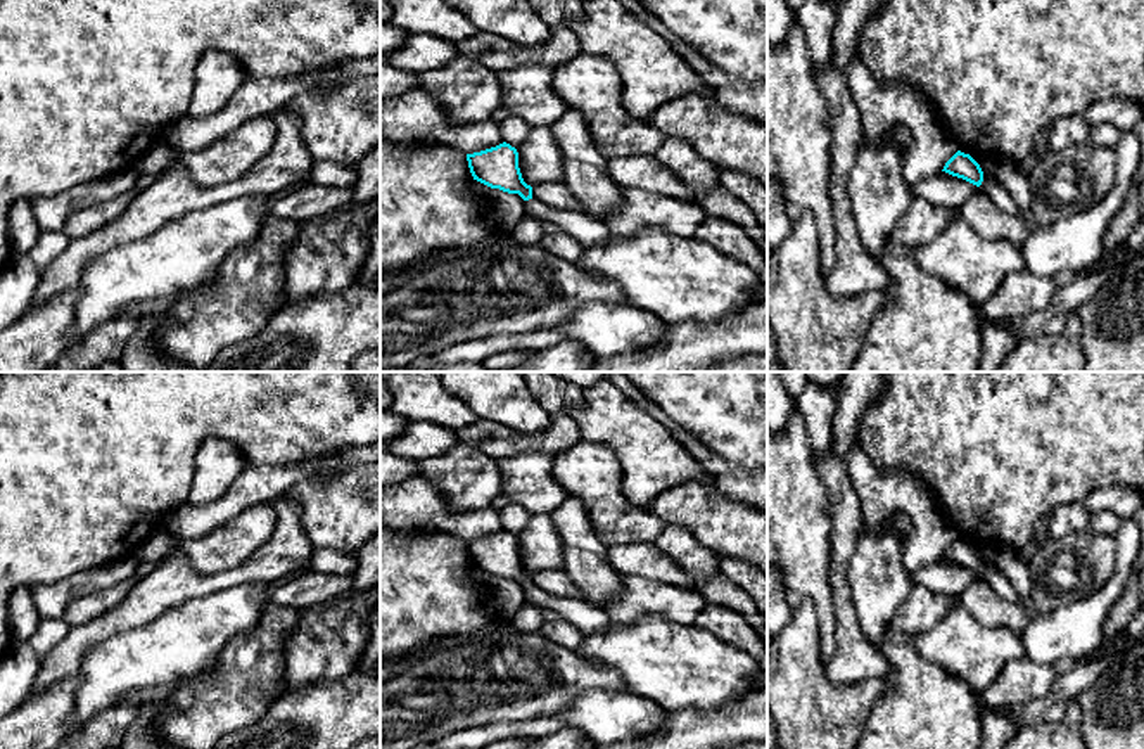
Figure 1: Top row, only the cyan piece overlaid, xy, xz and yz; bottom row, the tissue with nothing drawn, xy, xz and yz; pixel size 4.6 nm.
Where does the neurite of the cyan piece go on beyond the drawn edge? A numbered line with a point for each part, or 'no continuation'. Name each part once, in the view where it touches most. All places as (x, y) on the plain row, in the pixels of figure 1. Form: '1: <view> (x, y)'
1: yz (996, 578)

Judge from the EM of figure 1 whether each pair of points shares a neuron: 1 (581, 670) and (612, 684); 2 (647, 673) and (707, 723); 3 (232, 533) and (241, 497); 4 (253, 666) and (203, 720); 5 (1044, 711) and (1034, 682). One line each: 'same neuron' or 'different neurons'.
1: same neuron
2: different neurons
3: different neurons
4: same neuron
5: different neurons

